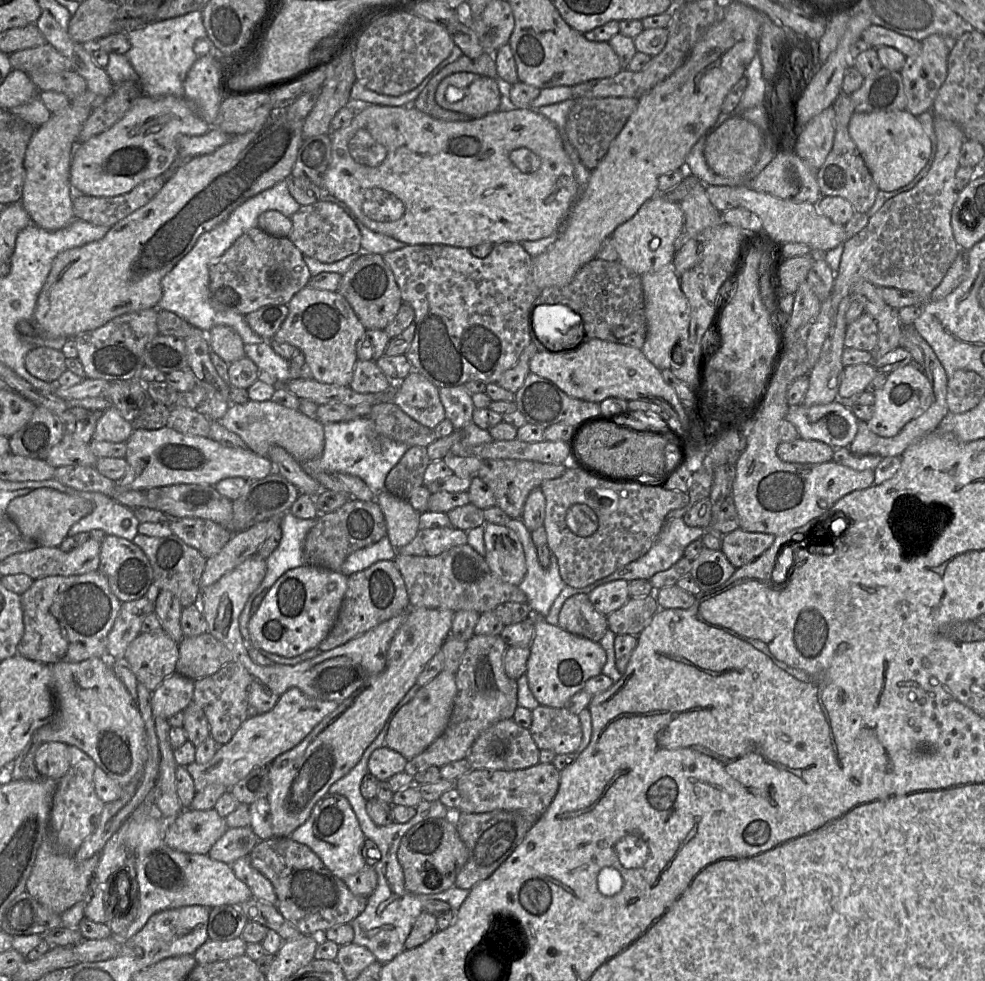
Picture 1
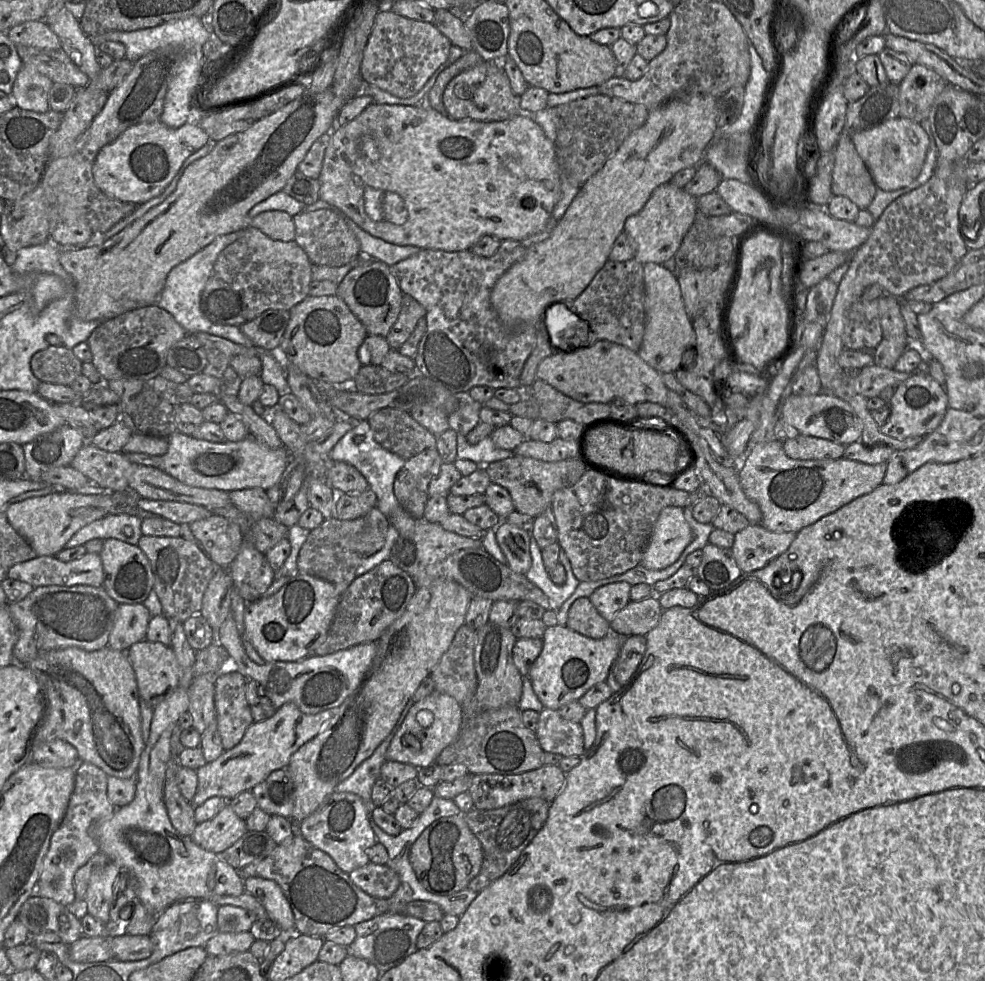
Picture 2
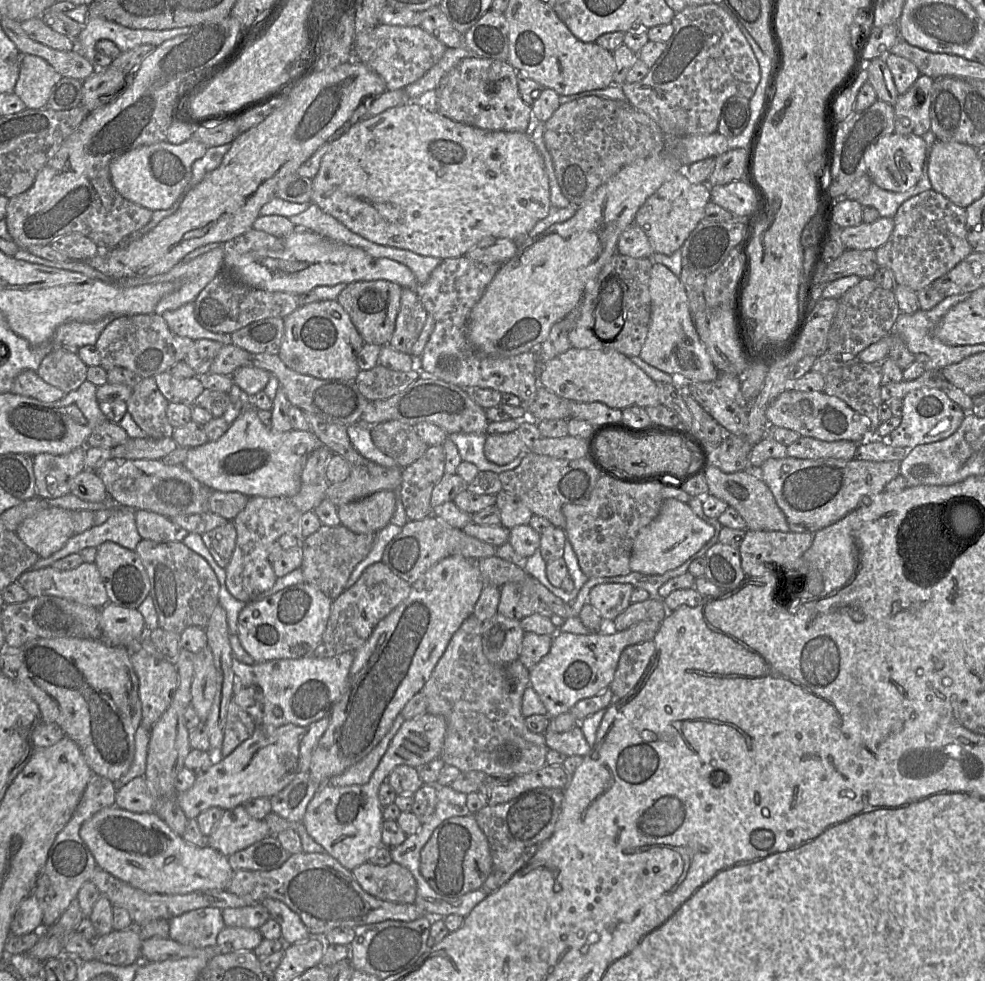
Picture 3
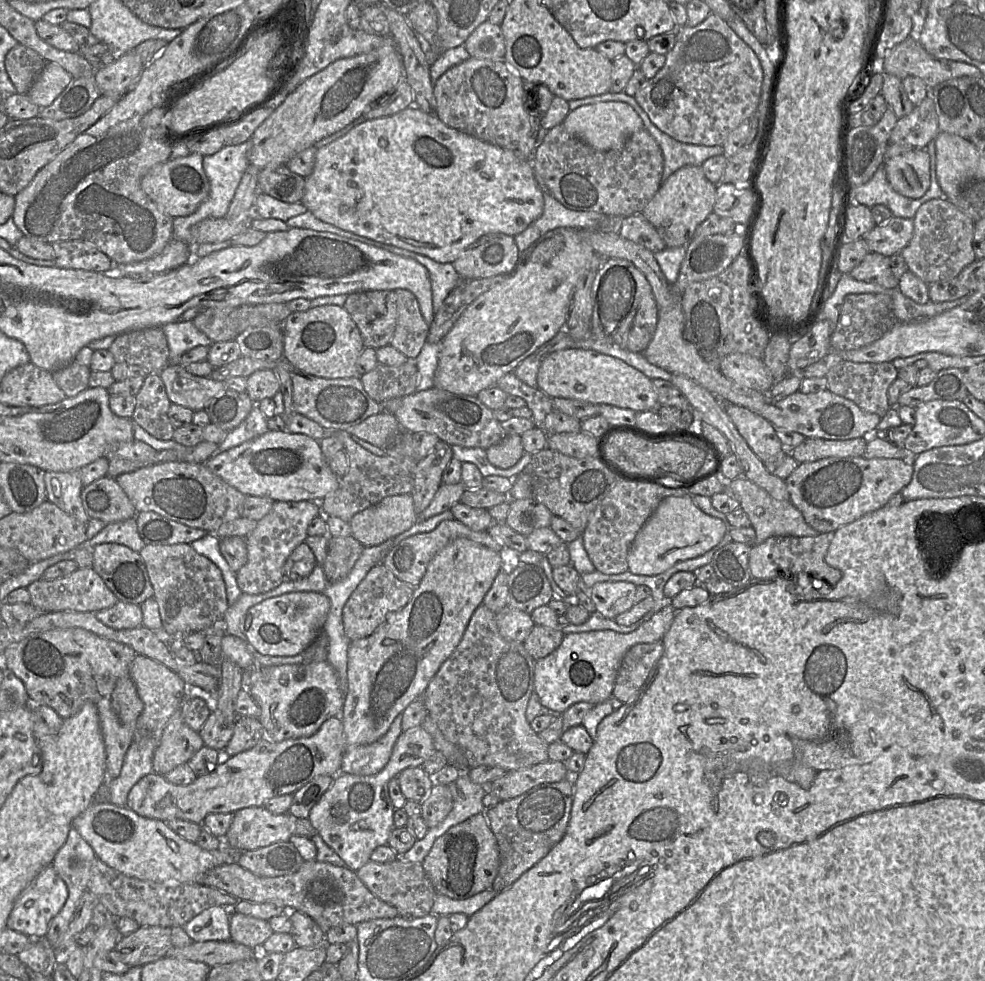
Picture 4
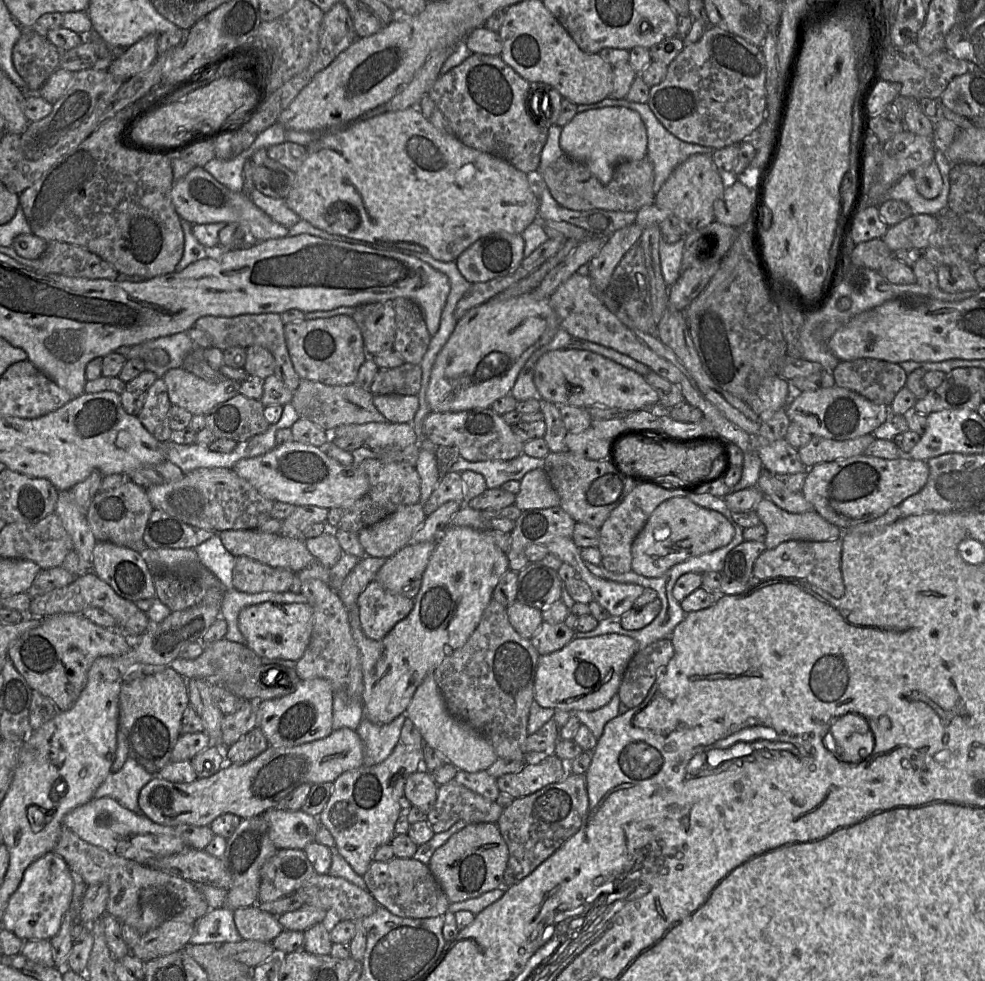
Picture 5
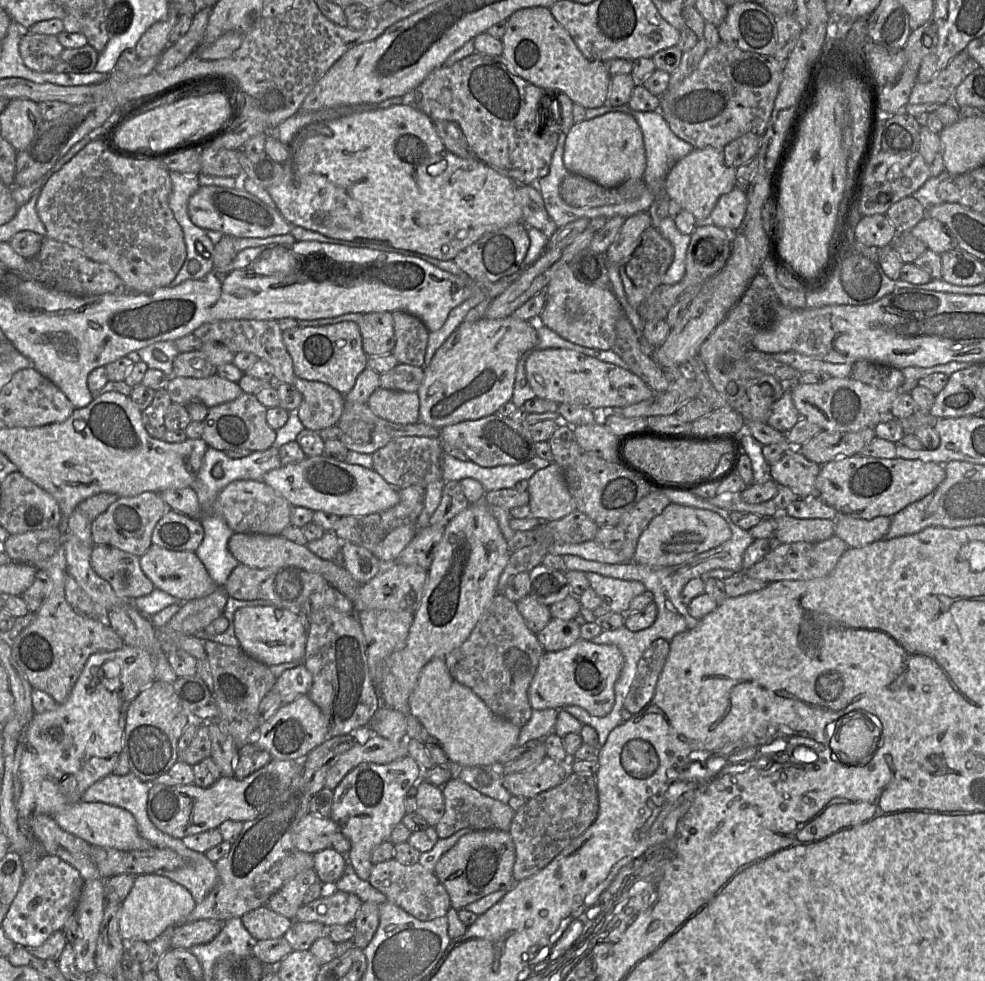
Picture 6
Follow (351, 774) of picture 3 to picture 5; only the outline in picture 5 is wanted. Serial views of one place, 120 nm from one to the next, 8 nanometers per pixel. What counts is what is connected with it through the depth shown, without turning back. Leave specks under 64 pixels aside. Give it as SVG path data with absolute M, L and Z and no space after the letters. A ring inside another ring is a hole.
M401 714L387 724L374 724L363 718L356 733L363 742L363 765L373 766L383 762L400 742L401 729L406 719Z

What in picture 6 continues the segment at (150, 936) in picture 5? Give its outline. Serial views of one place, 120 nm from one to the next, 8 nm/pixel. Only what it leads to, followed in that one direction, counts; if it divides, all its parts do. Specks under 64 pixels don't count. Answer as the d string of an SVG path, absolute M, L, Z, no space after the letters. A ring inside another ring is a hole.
M198 920L179 923L171 936L171 949L190 949L194 945L211 942L221 931L218 920Z

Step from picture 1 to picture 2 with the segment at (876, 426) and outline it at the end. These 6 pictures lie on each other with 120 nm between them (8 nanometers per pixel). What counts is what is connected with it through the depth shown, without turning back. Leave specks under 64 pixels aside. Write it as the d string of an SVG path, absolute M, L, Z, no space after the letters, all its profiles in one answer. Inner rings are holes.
M914 373L894 387L895 391L888 407L890 416L879 431L889 437L903 440L909 437L926 437L942 422L948 409L946 392L928 373Z

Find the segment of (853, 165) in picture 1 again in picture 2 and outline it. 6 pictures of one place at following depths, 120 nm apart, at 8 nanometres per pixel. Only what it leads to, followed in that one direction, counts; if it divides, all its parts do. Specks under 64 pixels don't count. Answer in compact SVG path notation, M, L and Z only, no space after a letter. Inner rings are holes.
M844 130L835 146L831 188L834 196L846 196L860 209L867 209L876 195L877 186Z

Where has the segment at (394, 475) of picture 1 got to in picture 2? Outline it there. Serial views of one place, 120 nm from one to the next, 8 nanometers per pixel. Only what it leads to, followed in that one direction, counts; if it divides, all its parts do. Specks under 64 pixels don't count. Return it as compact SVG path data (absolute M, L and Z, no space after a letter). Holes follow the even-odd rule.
M426 449L406 460L398 471L393 492L400 506L413 518L423 519L430 481L439 473L442 459L435 449Z

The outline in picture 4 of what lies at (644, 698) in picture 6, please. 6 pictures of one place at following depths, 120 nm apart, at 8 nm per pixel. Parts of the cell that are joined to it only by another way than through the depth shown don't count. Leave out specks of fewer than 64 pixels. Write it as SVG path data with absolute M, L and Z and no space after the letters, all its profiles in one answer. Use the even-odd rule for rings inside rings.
M661 641L630 647L618 668L612 691L613 697L625 703L634 696L645 683L662 653Z

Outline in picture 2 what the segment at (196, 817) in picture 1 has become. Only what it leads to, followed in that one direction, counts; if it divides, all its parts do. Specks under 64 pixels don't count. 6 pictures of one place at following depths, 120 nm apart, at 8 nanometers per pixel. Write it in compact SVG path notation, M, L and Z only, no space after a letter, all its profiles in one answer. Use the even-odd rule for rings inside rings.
M226 805L214 818L197 824L191 839L202 849L219 854L231 847L247 831L245 820Z

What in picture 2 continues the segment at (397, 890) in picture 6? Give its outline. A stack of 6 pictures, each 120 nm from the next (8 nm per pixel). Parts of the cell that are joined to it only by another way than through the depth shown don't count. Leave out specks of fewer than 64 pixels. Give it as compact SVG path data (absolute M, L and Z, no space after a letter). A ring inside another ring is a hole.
M368 863L349 873L351 881L376 898L391 898L400 886L398 874L387 865Z

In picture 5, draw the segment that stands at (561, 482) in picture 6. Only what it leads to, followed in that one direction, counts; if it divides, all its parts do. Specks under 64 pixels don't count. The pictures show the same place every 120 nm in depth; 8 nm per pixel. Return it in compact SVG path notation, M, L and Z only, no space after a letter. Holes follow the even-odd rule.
M543 468L530 470L523 476L514 505L521 511L559 506L559 497Z

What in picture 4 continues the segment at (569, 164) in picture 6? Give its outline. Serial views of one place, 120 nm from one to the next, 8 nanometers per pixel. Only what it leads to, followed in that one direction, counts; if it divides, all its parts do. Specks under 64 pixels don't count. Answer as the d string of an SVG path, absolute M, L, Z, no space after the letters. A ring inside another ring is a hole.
M606 101L580 106L567 115L563 126L569 134L600 151L621 149L628 139L645 128L635 109L625 102Z

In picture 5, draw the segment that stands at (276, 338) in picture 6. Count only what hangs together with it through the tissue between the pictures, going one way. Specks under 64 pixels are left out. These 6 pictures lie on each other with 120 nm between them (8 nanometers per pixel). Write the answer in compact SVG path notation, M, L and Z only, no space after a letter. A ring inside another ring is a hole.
M243 314L234 317L204 316L196 321L195 326L210 336L213 348L221 351L231 347L248 348L254 345L266 348L275 359L274 375L292 392L297 389L301 378L296 373L289 356L284 324L280 314Z

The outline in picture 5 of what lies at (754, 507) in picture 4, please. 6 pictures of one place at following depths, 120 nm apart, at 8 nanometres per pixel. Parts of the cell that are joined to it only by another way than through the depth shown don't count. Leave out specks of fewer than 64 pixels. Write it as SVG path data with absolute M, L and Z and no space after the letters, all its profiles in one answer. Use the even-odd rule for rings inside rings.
M763 497L755 511L766 527L764 544L772 549L788 540L827 541L841 537L844 531L816 511L791 513Z

